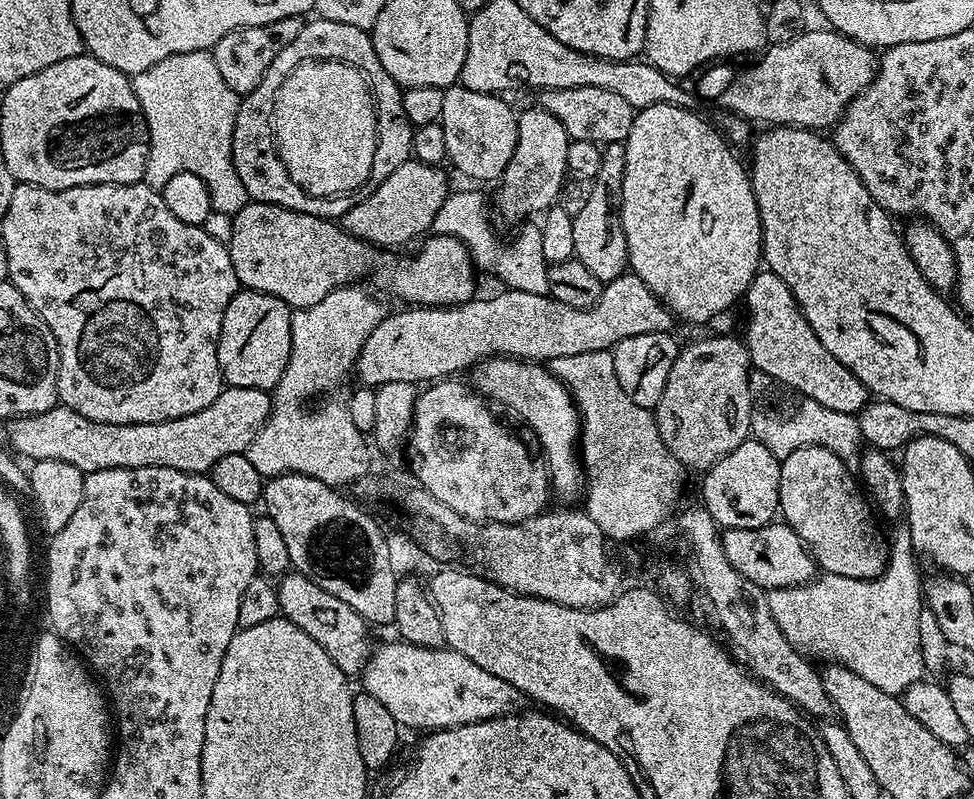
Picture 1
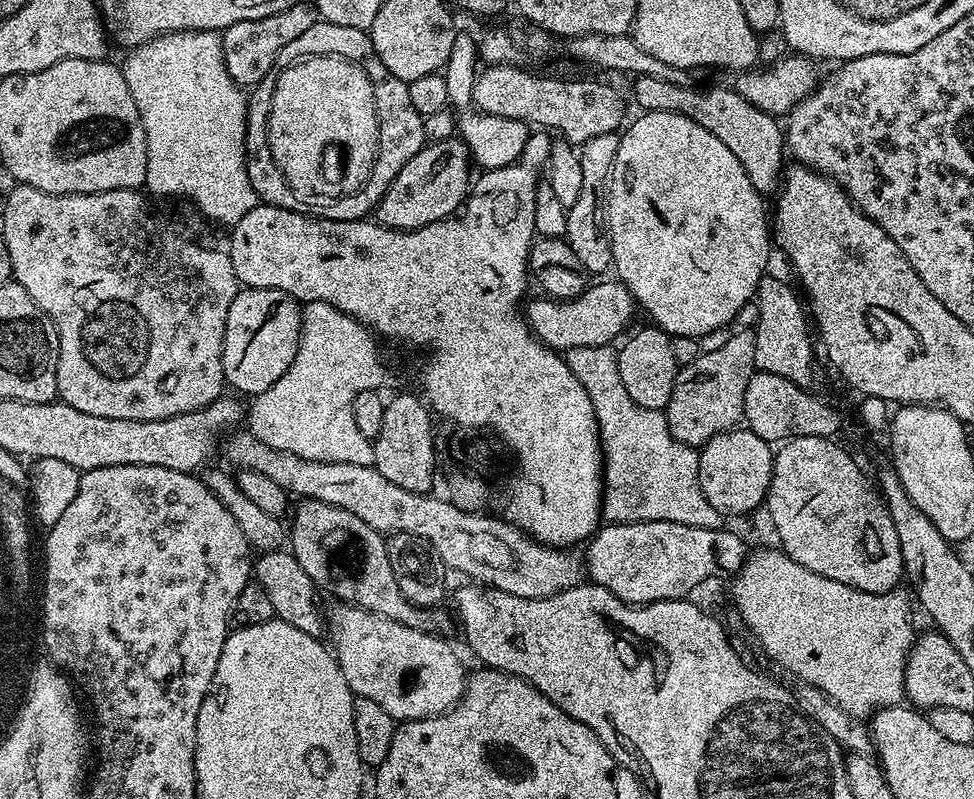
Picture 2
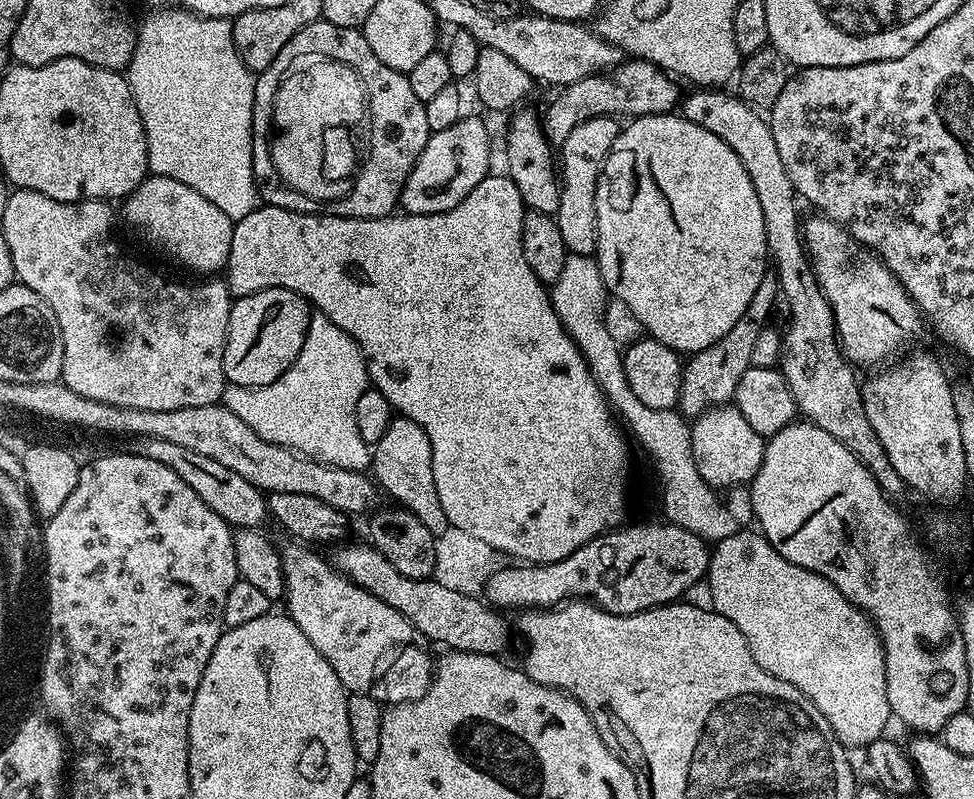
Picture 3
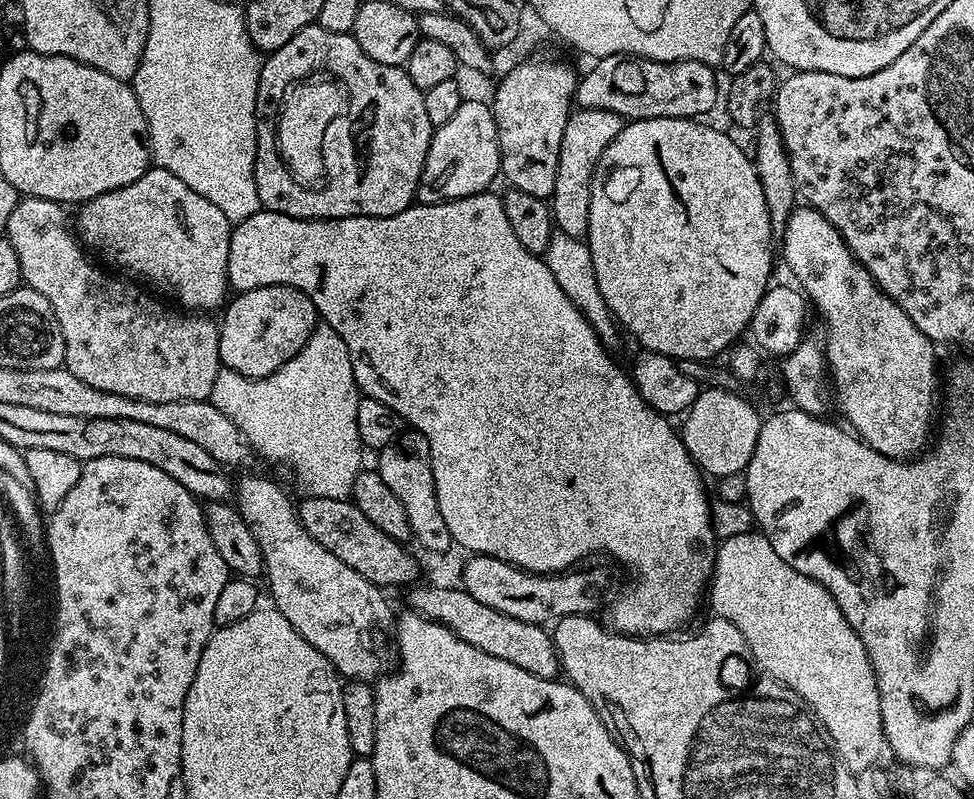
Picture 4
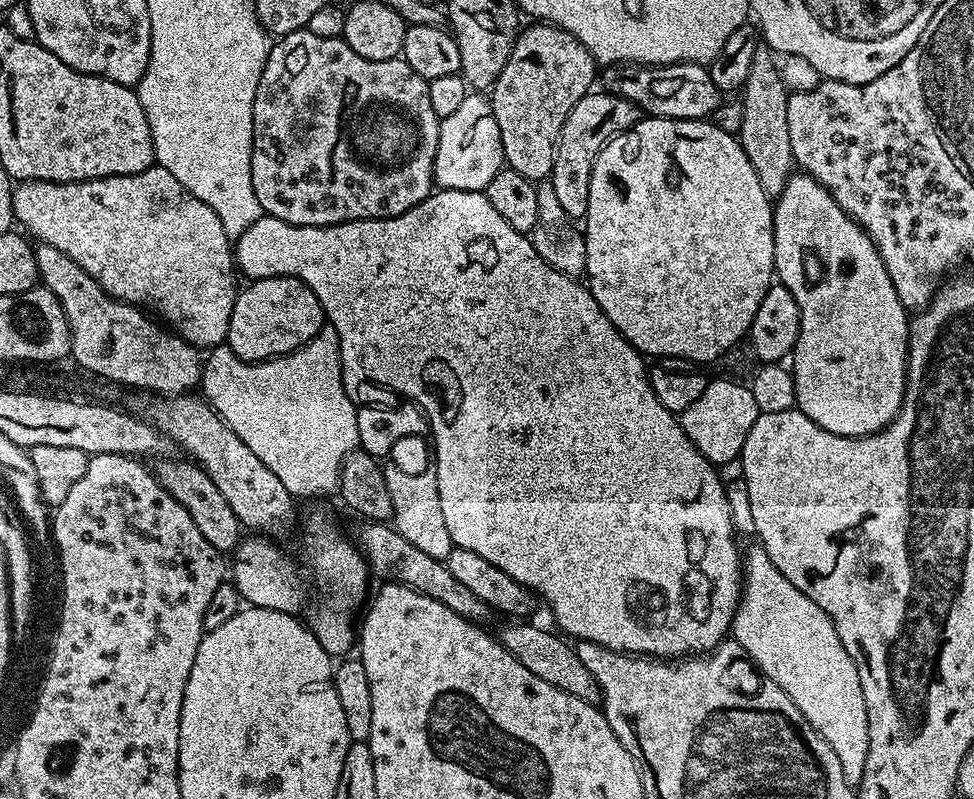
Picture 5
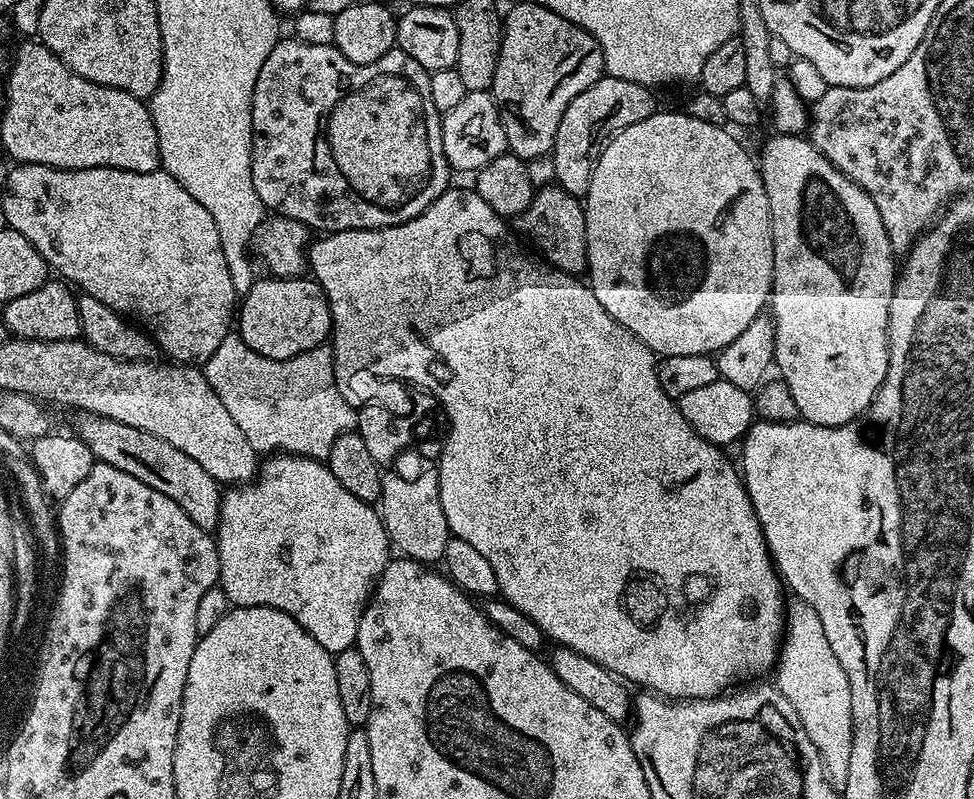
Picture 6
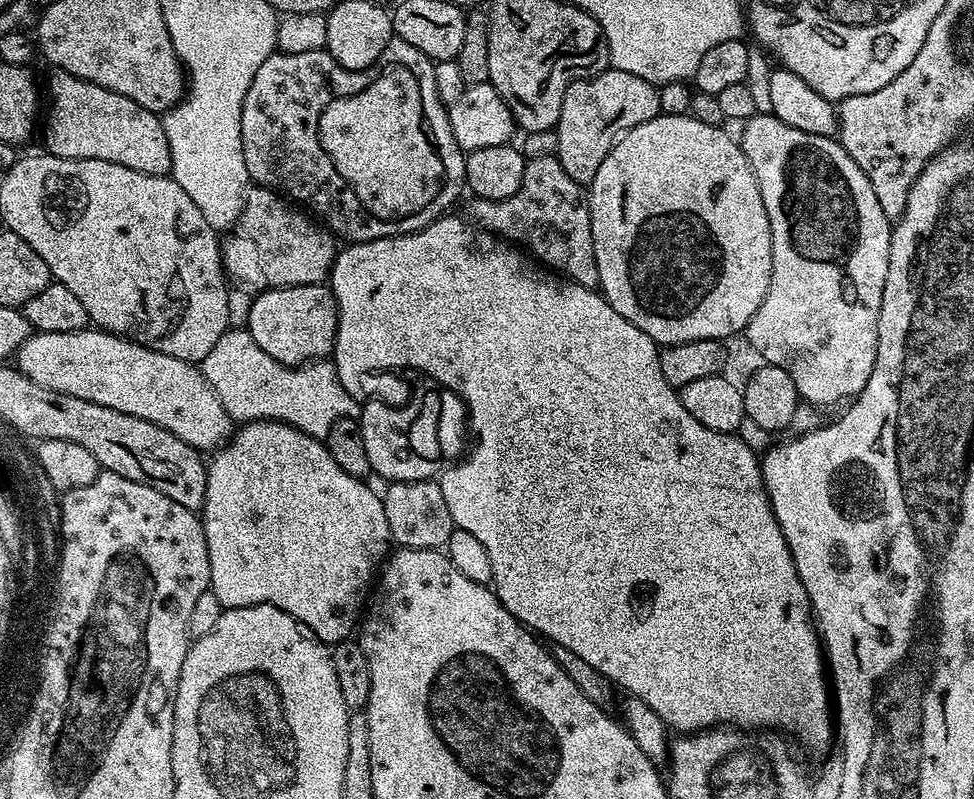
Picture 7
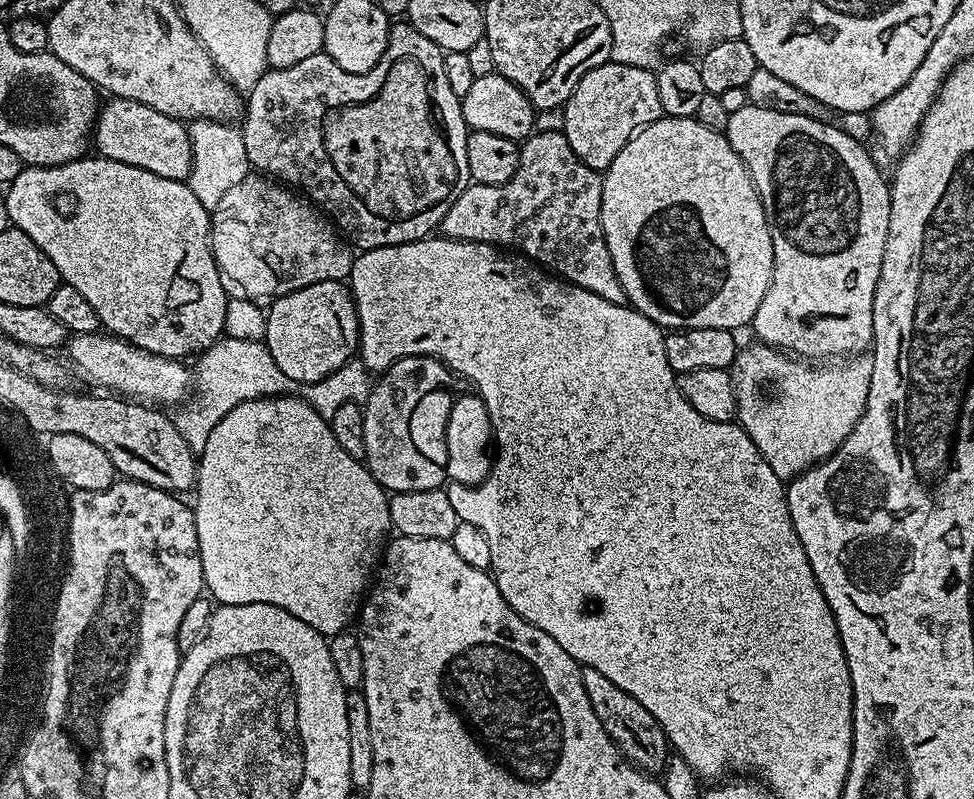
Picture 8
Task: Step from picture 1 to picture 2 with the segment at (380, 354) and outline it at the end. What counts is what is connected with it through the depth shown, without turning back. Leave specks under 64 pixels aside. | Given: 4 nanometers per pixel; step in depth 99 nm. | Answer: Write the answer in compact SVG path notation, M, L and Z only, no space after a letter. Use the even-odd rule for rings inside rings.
M608 278L597 279L600 280L597 284L596 281L589 283L583 294L573 300L529 299L526 319L532 333L548 348L557 350L611 345L615 336L623 337L624 327L631 322L632 315L638 312L638 305L625 284L615 278L604 279Z

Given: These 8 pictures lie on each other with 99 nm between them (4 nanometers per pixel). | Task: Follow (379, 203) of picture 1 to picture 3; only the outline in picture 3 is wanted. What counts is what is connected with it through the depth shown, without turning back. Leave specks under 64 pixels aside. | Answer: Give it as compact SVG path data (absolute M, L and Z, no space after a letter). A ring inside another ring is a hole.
M471 114L465 115L454 122L454 126L446 126L446 130L429 135L418 162L410 170L404 189L400 191L399 207L410 216L450 210L458 206L478 182L489 176L491 164L492 140L488 137L487 126Z

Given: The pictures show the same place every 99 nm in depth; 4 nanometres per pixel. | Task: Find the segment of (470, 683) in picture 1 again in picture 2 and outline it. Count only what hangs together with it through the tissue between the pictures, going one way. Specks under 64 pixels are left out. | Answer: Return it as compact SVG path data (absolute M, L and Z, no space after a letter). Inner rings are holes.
M336 602L333 605L326 612L326 632L327 635L332 635L331 651L353 697L361 696L370 698L370 702L378 702L378 706L382 706L382 710L386 710L386 714L390 714L397 722L442 716L462 698L466 683L464 664L460 661L459 654L444 641L447 639L443 635L402 626L402 622L382 618L382 614L362 610L353 604Z

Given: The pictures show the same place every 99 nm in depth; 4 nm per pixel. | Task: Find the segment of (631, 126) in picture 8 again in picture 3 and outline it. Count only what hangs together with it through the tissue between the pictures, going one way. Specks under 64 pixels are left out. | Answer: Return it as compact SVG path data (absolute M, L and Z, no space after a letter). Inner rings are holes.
M615 115L590 117L588 121L575 125L567 135L566 142L558 147L558 172L560 177L560 201L556 211L558 230L562 233L562 242L566 242L569 253L574 256L595 256L598 242L598 210L596 209L596 191L600 175L604 172L604 163L618 138L622 124Z

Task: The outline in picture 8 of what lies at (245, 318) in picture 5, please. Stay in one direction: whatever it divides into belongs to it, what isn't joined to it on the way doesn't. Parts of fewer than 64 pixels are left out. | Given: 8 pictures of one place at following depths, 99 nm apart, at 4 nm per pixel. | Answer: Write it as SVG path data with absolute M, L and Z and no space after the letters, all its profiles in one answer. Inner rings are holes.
M331 280L330 282L314 282L314 286L306 286L302 290L294 290L290 294L280 296L271 301L266 308L266 334L262 343L270 350L270 358L278 362L278 370L290 378L293 385L313 384L338 370L343 364L353 359L359 343L356 303L347 283Z

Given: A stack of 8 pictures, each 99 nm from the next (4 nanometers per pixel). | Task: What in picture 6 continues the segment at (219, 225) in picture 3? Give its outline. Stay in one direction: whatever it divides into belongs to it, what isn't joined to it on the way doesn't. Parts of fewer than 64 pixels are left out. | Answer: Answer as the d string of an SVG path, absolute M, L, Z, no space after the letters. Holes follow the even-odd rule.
M16 164L8 168L8 181L2 189L4 196L4 220L7 227L14 229L49 266L57 277L63 278L69 285L75 286L83 295L98 298L102 306L110 306L119 316L135 322L141 329L147 330L157 349L165 352L169 361L181 366L202 366L218 350L222 338L230 335L234 324L234 309L238 297L234 285L230 283L230 266L226 266L226 258L222 254L222 242L218 238L218 226L214 226L214 218L206 211L206 206L198 202L169 172L157 170L154 172L131 172L117 168L87 168L86 170L66 170L51 168L45 164Z

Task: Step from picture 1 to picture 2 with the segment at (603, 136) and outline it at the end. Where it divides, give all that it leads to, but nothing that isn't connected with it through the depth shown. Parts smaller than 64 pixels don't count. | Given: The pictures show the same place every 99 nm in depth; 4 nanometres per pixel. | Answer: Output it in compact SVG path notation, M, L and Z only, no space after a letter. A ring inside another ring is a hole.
M512 62L489 64L476 76L472 104L480 112L517 119L540 130L554 128L555 135L572 146L585 144L598 134L617 131L625 123L624 100L610 85L600 80L559 80L556 76L539 76L516 66Z

